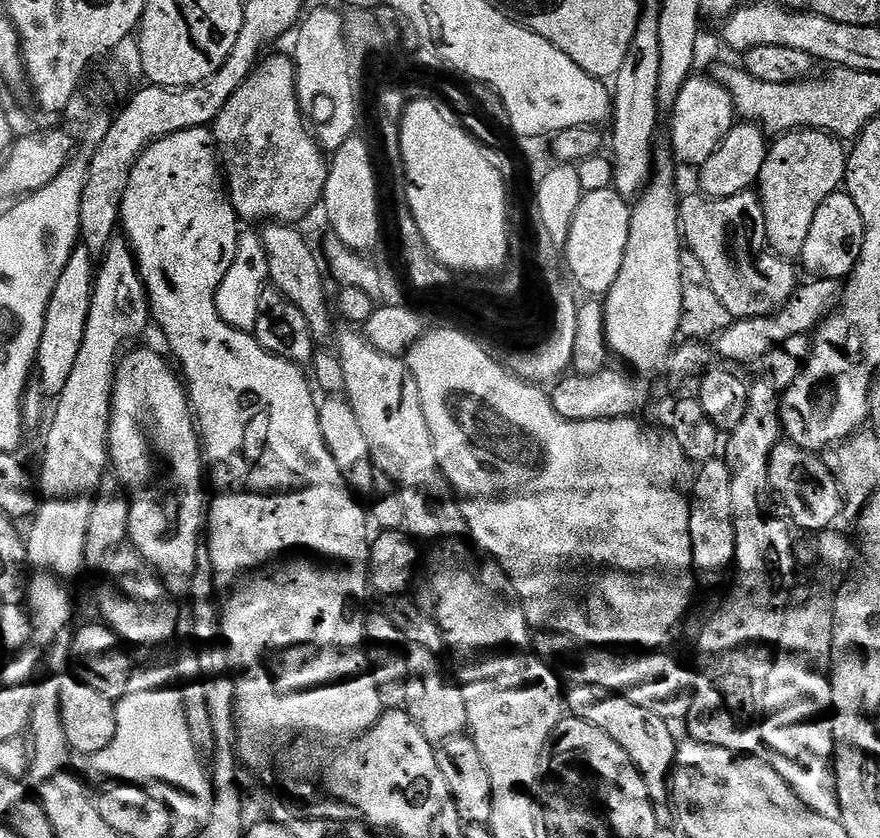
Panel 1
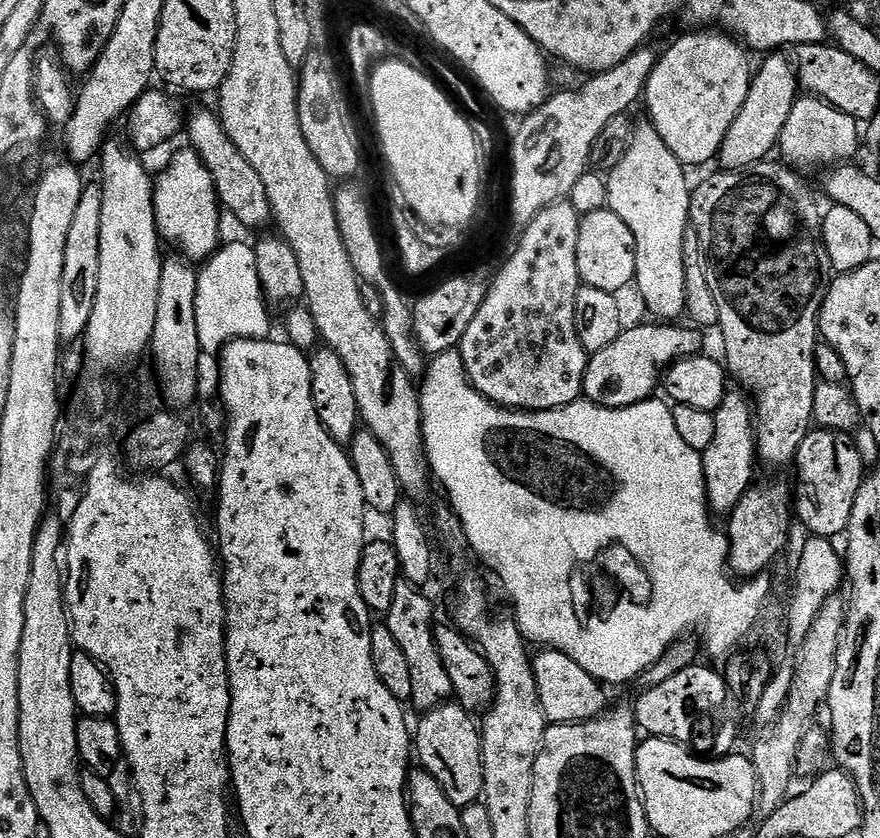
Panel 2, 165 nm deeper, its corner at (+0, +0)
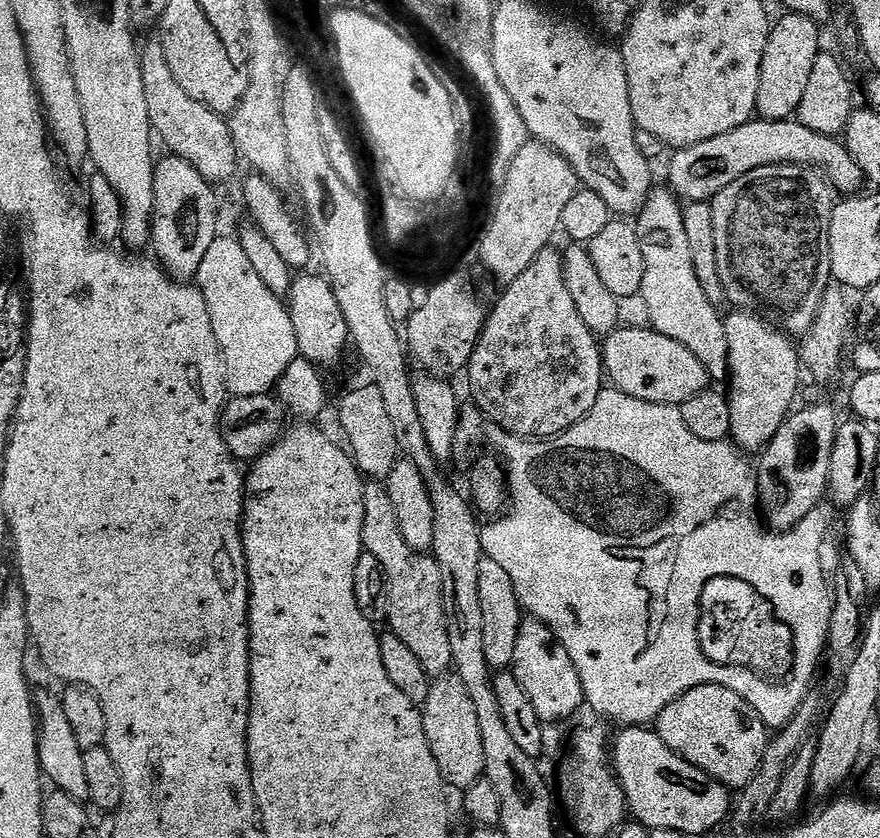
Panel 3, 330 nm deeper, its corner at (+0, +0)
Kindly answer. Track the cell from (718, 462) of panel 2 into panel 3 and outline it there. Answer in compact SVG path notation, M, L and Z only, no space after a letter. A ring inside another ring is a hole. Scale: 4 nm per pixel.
M739 310L731 314L733 316L724 316L728 347L726 395L732 431L730 440L745 454L759 453L768 447L774 434L778 434L788 419L788 407L797 403L802 383L800 353L797 345L767 320Z

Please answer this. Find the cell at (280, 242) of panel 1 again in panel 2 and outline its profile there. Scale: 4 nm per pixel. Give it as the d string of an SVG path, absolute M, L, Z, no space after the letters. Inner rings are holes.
M212 112L191 113L186 124L186 137L190 143L191 151L197 152L210 170L210 178L214 178L216 193L220 199L225 213L233 212L236 220L244 228L264 228L273 223L270 198L266 194L266 186L262 183L262 177L255 172L254 166L242 158L238 146L230 142L230 134L222 126L219 115Z

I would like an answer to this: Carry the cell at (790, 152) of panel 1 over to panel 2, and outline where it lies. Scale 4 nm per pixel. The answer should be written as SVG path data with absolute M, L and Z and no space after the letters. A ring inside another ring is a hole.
M804 94L796 99L790 110L790 118L786 118L786 126L782 126L778 152L784 155L782 160L787 167L801 174L809 174L819 168L831 170L855 161L860 140L862 144L862 128L853 116L842 114L842 110L817 96Z

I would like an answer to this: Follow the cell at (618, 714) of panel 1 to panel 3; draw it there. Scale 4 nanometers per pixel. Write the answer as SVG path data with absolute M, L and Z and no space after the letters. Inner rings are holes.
M525 618L522 622L510 671L518 678L522 690L526 690L542 721L568 720L580 707L585 707L582 678L574 666L574 658L566 654L566 646L562 646L562 642L558 642L554 633L540 620Z

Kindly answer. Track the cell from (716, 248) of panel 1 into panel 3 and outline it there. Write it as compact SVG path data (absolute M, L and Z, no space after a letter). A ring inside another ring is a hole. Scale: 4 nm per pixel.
M771 164L758 170L750 170L750 174L738 178L738 182L730 182L726 190L712 197L710 203L714 214L714 254L718 254L718 276L722 282L725 301L729 305L732 303L733 309L755 314L789 337L802 338L807 334L810 326L814 326L818 306L822 306L822 298L830 291L830 285L834 280L830 258L830 218L834 207L832 196L834 197L833 189L819 171L798 164Z

